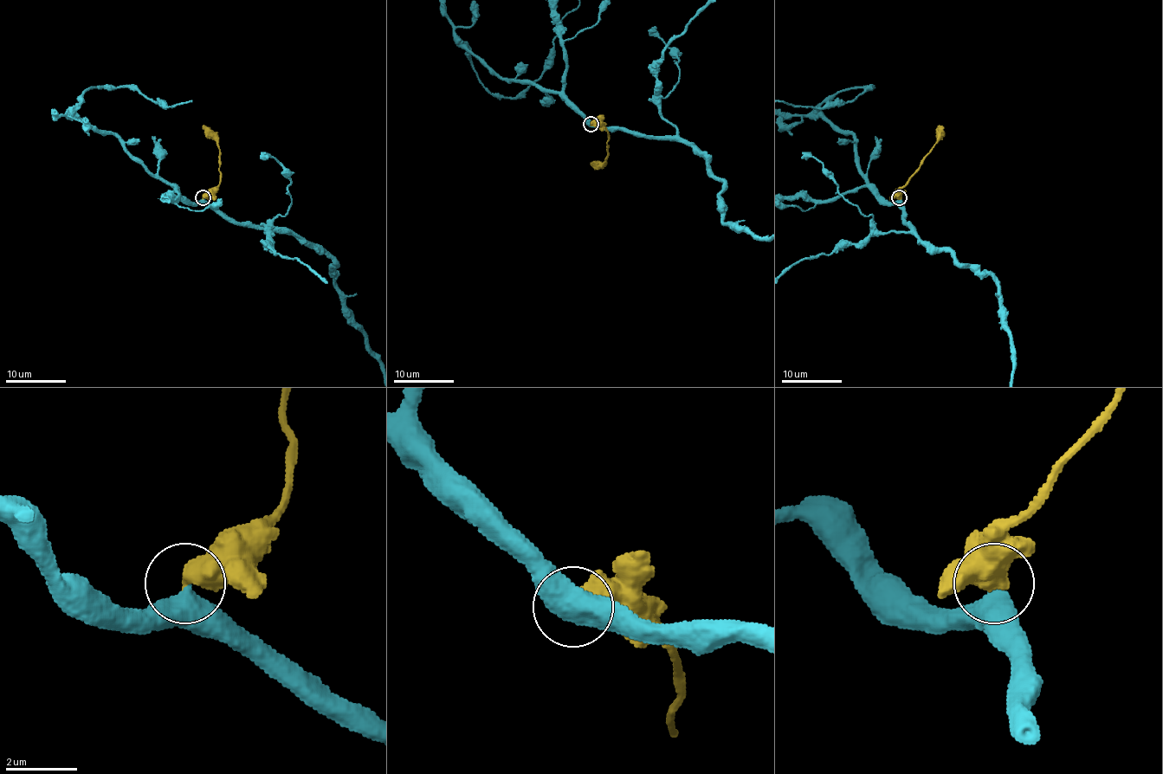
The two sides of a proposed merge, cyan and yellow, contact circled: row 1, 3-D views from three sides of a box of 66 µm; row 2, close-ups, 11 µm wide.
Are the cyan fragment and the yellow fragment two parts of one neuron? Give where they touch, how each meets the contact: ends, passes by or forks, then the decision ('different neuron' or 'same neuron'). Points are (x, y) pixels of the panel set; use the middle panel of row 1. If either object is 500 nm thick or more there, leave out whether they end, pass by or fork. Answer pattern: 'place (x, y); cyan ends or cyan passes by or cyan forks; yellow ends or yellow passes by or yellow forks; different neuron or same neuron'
place (591, 124); same neuron

